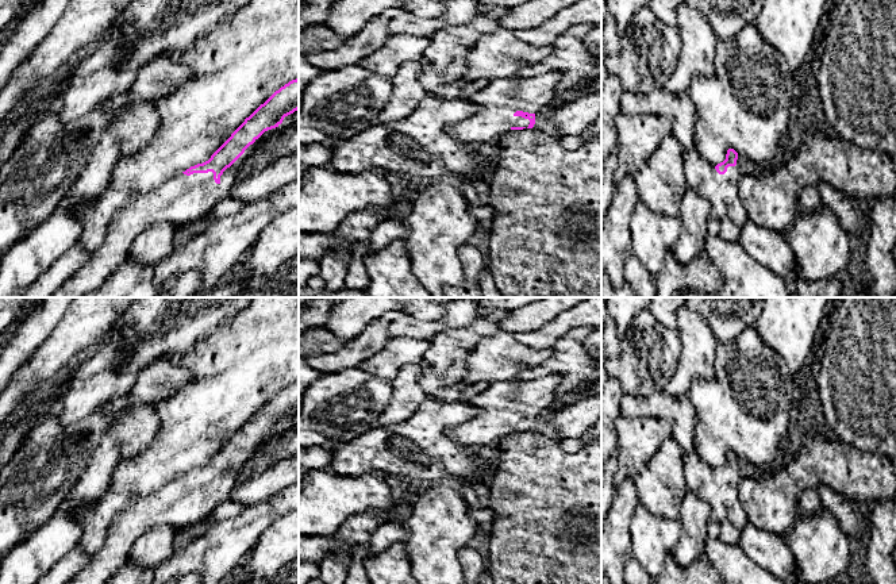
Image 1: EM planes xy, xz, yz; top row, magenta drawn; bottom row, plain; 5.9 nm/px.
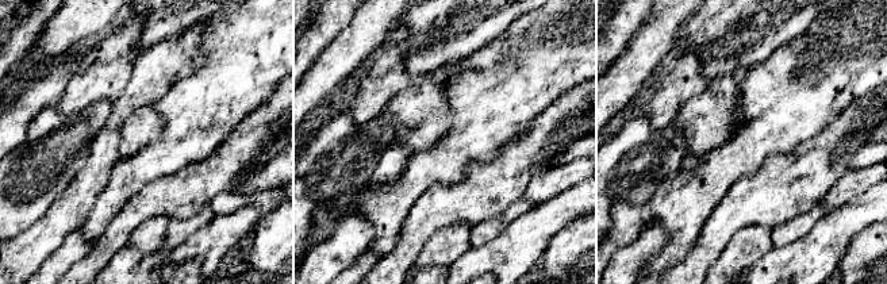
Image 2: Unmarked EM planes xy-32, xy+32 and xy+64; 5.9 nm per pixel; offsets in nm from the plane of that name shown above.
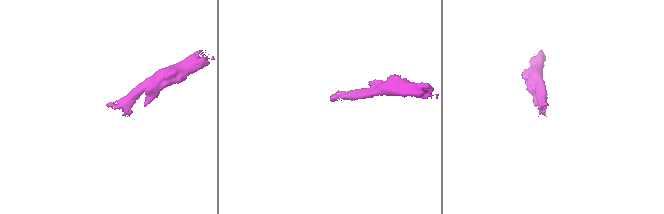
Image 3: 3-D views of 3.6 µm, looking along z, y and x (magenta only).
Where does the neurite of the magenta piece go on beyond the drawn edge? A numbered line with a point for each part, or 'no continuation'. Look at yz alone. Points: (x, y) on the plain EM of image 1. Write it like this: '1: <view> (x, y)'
1: yz (722, 496)

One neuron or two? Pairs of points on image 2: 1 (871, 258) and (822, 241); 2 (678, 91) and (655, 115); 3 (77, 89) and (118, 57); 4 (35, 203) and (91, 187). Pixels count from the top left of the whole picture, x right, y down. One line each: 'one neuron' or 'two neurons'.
1: two neurons
2: one neuron
3: one neuron
4: two neurons

